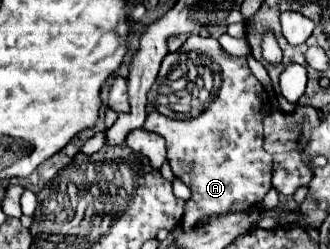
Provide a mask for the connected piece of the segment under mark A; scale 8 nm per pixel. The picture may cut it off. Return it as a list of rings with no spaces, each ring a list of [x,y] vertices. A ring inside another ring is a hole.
[[[191,34],[177,52],[165,56],[157,82],[147,96],[147,120],[143,128],[157,132],[165,138],[171,168],[191,190],[191,198],[185,202],[185,214],[181,224],[183,230],[195,230],[197,222],[205,216],[221,216],[231,210],[243,210],[243,206],[247,208],[249,204],[261,202],[263,196],[269,192],[273,158],[263,148],[263,118],[267,110],[269,96],[261,82],[251,74],[247,60],[225,54],[215,38],[201,38],[197,34]],[[203,68],[211,68],[221,78],[219,90],[211,102],[203,102],[199,98],[201,86],[197,86],[197,92],[189,92],[189,82],[193,82],[193,74],[195,78],[199,74],[203,76]]]

